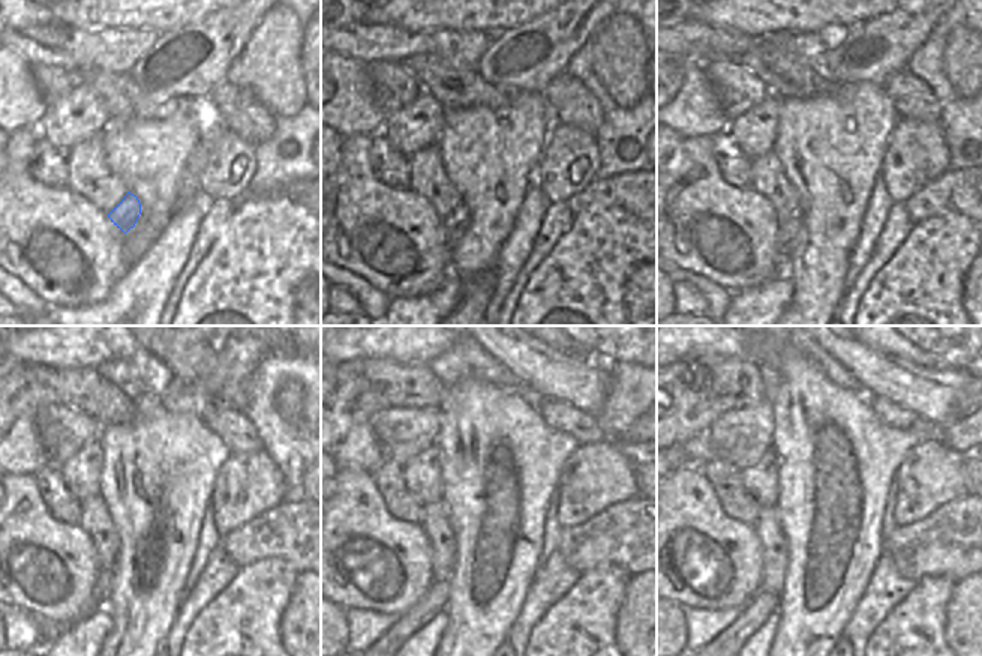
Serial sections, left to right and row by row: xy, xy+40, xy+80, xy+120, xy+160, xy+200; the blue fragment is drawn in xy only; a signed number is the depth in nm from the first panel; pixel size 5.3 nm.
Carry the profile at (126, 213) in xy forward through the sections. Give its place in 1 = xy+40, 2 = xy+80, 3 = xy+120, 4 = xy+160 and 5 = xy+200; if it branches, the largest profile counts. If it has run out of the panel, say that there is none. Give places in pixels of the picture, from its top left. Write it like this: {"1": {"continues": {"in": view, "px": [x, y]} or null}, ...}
{"1": {"continues": {"in": "xy+40", "px": [455, 224]}}, "2": {"continues": {"in": "xy+80", "px": [787, 239]}}, "3": {"continues": {"in": "xy+120", "px": [102, 589]}}, "4": {"continues": {"in": "xy+160", "px": [434, 601]}}, "5": {"continues": {"in": "xy+200", "px": [762, 604]}}}

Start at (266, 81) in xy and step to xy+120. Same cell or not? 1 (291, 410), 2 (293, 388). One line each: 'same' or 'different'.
1: same
2: same

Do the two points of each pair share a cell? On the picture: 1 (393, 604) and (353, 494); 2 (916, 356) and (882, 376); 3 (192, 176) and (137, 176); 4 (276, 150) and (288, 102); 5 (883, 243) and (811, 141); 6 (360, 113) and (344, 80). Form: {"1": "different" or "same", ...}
{"1": "same", "2": "different", "3": "different", "4": "different", "5": "different", "6": "same"}

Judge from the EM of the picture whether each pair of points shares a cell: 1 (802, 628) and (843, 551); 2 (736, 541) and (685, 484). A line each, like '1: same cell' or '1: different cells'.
1: same cell
2: same cell

